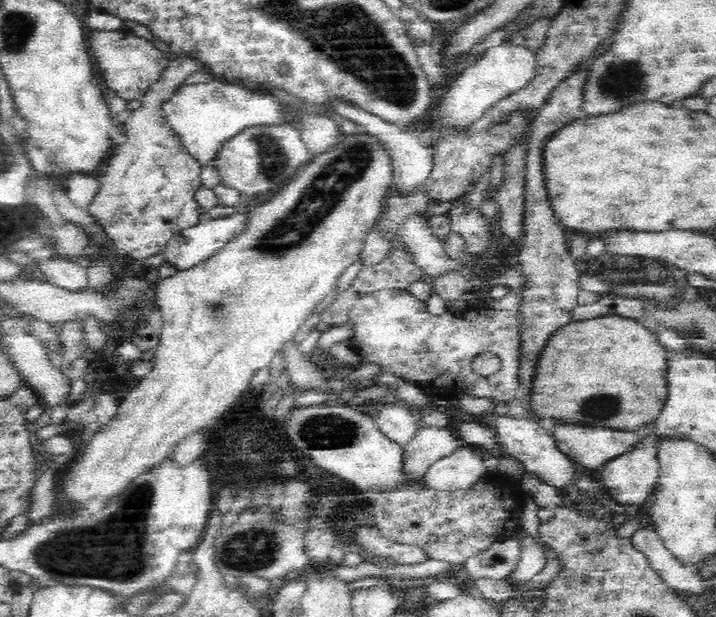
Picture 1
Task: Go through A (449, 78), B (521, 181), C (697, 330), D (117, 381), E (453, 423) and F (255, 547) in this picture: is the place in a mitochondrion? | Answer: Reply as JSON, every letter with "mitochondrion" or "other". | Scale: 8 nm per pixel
{"A":"other","B":"other","C":"mitochondrion","D":"other","E":"other","F":"mitochondrion"}

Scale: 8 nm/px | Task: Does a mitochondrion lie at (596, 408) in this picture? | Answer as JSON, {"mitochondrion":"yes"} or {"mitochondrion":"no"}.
{"mitochondrion":"yes"}

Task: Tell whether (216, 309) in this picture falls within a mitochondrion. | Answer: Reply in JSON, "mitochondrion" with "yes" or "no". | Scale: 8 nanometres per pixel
{"mitochondrion":"yes"}

